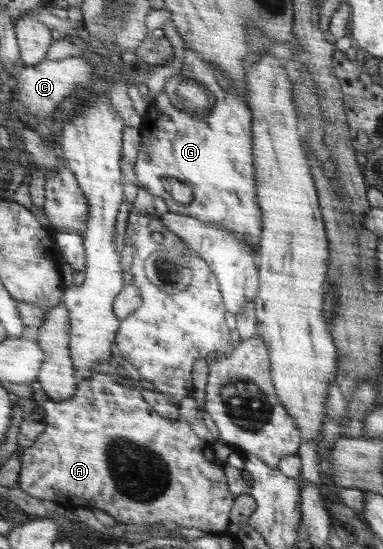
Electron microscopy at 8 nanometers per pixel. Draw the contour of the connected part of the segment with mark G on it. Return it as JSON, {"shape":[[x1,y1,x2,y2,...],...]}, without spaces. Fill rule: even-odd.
{"shape":[[185,47,182,63,181,75,185,81,177,91,177,104,174,104,170,97,164,94,164,91,155,97,149,97,149,108,140,125,141,144,134,166,139,185,147,189,151,195,162,197,170,212,223,226,241,240,245,240,255,250,255,253,258,253,262,218,259,202,257,202,257,184,255,184,255,168,253,168,253,136,251,136,253,114,246,102,230,89,230,82,213,63,201,59,189,47],[207,92,215,97,215,106,207,115,199,118,197,110,205,108,209,102],[167,176,174,177,188,185,192,189,193,200,183,203,171,198,170,192,162,185,164,177]]}

